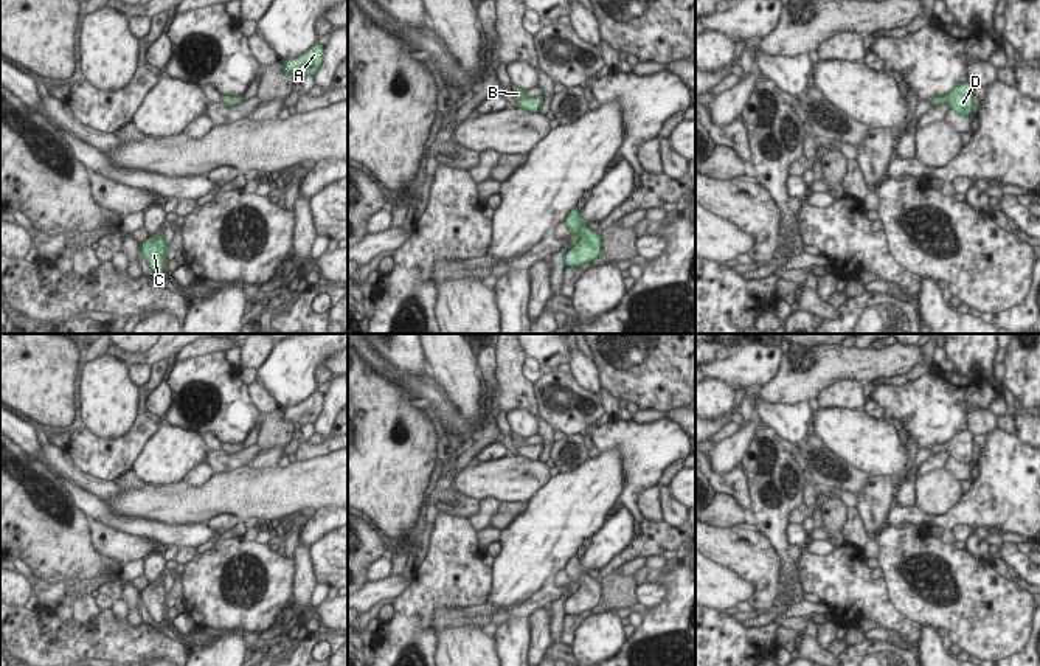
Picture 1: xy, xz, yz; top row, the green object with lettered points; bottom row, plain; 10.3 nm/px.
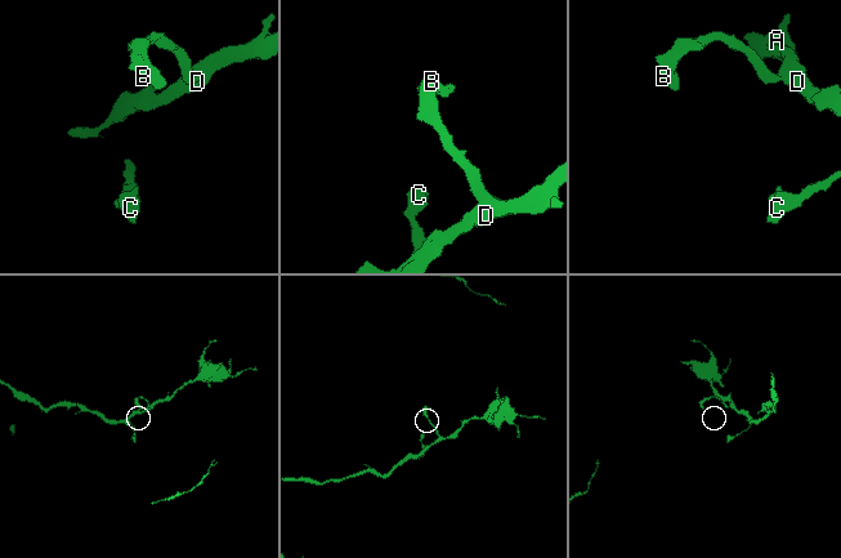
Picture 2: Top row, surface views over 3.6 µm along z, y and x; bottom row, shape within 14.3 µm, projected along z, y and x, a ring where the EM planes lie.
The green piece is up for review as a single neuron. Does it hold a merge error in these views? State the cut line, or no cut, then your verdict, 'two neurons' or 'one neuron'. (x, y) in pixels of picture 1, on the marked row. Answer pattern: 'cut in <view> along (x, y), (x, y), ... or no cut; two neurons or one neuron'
no cut; one neuron

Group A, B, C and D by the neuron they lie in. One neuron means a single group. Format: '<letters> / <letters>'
A B C D

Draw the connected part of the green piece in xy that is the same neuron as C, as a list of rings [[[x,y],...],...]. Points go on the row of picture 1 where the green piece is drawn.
[[[165,233],[158,234],[155,239],[147,238],[140,244],[143,258],[146,259],[151,270],[161,276],[165,259],[168,253],[168,245],[165,244]]]

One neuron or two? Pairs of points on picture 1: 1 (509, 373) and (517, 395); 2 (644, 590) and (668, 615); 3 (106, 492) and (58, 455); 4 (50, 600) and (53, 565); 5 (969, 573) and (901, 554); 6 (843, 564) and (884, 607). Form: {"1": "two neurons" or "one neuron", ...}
{"1": "one neuron", "2": "two neurons", "3": "one neuron", "4": "two neurons", "5": "one neuron", "6": "one neuron"}

